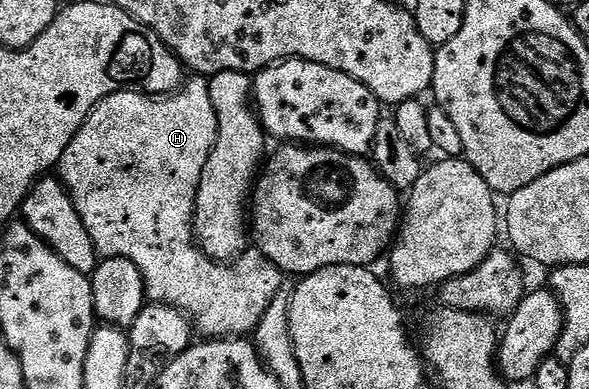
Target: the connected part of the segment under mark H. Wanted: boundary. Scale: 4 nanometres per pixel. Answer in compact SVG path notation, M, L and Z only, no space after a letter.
M195 76L184 81L182 87L170 96L152 96L141 94L138 90L119 90L116 94L109 95L105 100L93 108L91 115L85 120L85 124L73 136L69 148L61 156L57 167L58 177L61 179L66 191L70 194L73 204L77 208L77 216L81 216L81 224L85 224L85 232L95 245L95 251L103 258L124 258L133 260L137 268L141 268L141 276L145 280L147 297L152 303L160 306L172 306L183 311L191 319L194 329L203 333L202 337L207 340L220 338L242 338L258 330L263 317L272 309L275 297L283 286L285 275L282 270L275 267L262 252L244 252L230 264L214 262L207 253L199 247L195 237L195 201L201 184L201 172L205 172L205 164L215 147L215 141L219 135L217 128L217 112L213 112L213 100L209 100L209 82L206 77Z

